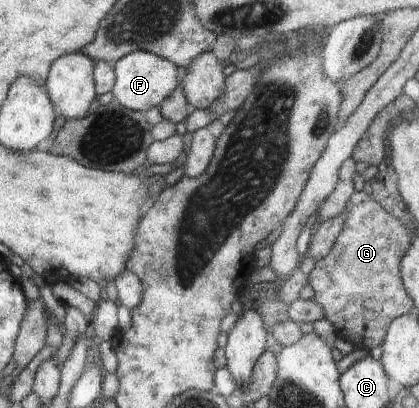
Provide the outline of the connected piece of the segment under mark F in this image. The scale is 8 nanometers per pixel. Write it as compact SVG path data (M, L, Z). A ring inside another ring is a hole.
M133 51L114 63L116 80L112 90L114 98L125 108L147 112L149 108L159 107L161 102L178 85L178 66L149 51Z

